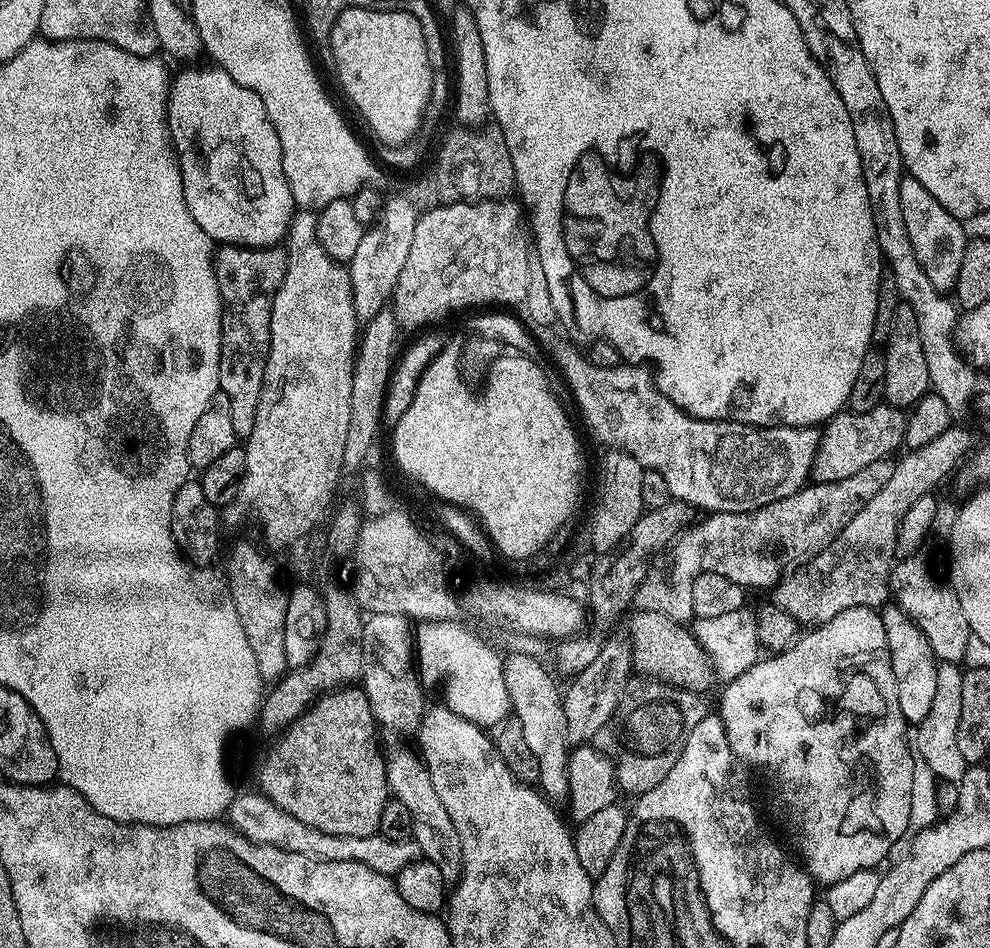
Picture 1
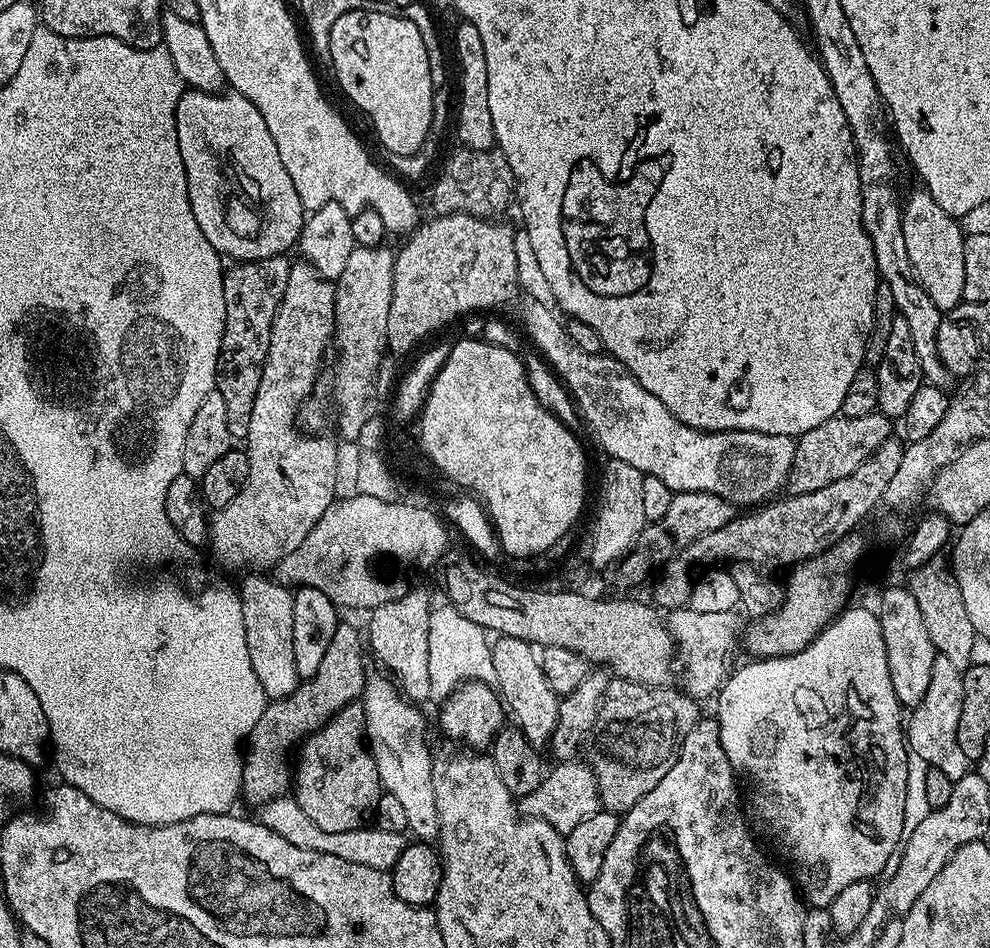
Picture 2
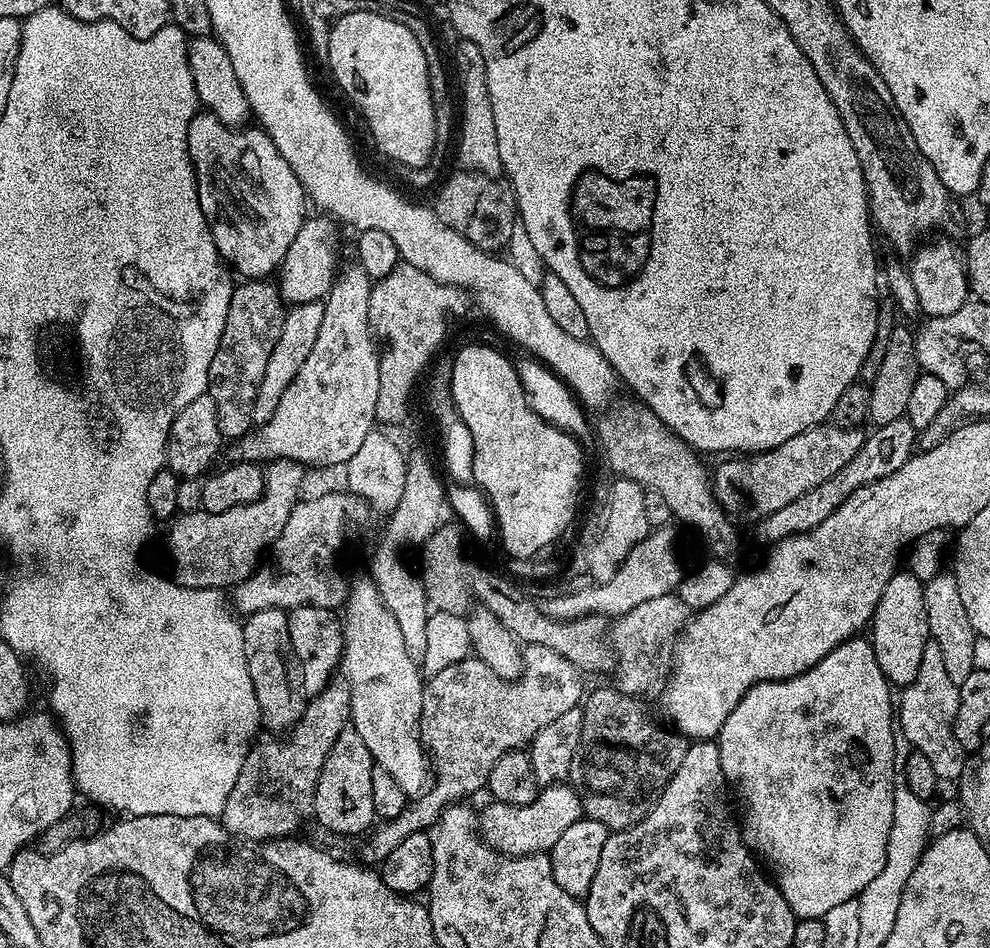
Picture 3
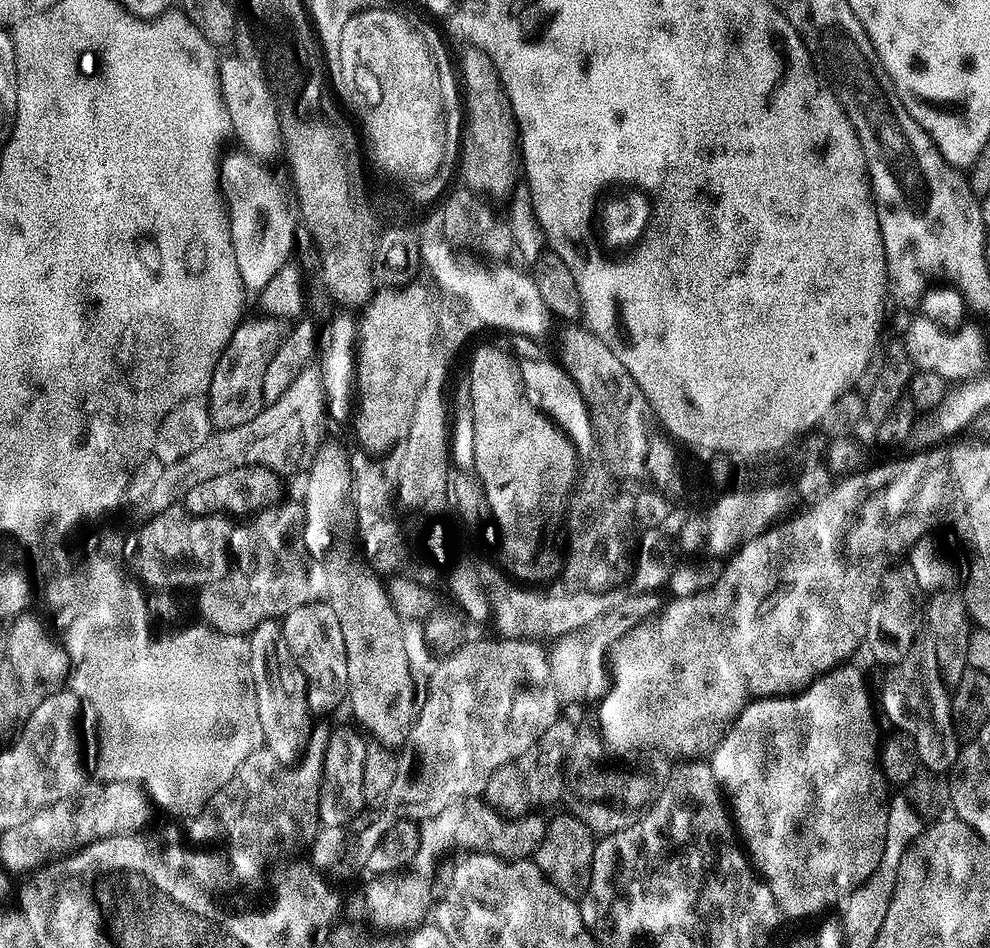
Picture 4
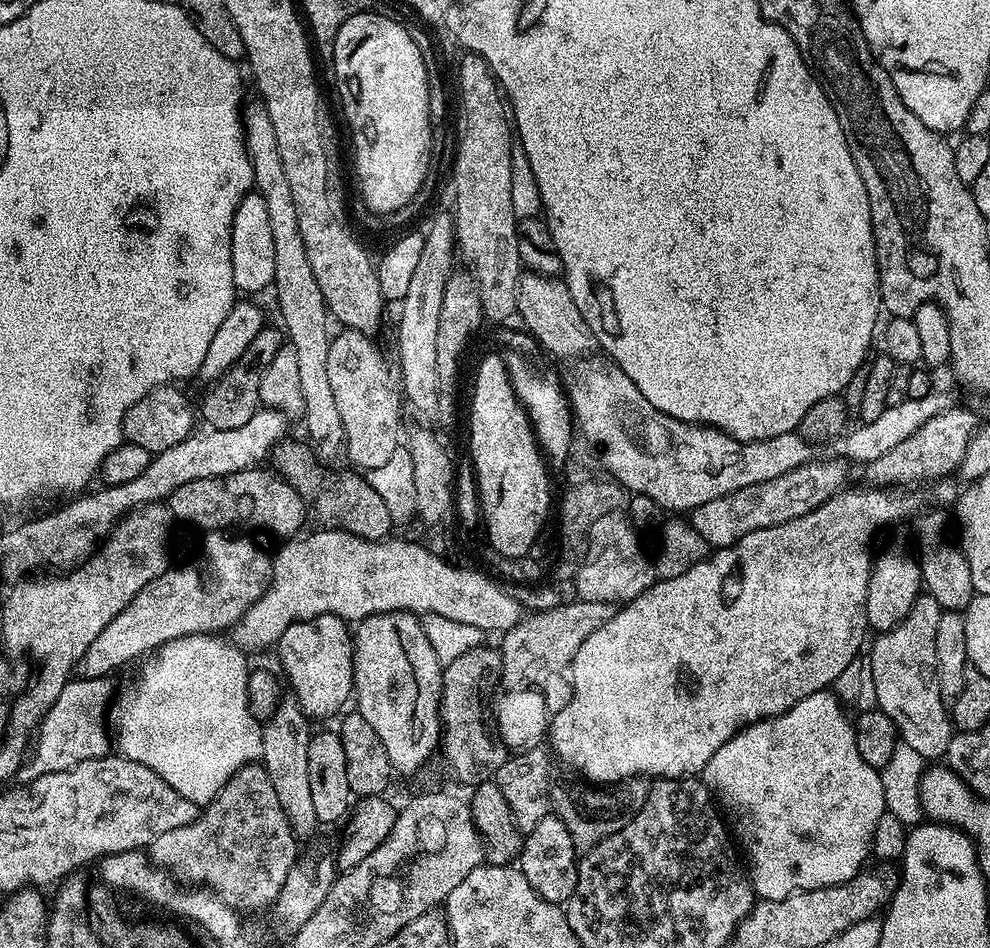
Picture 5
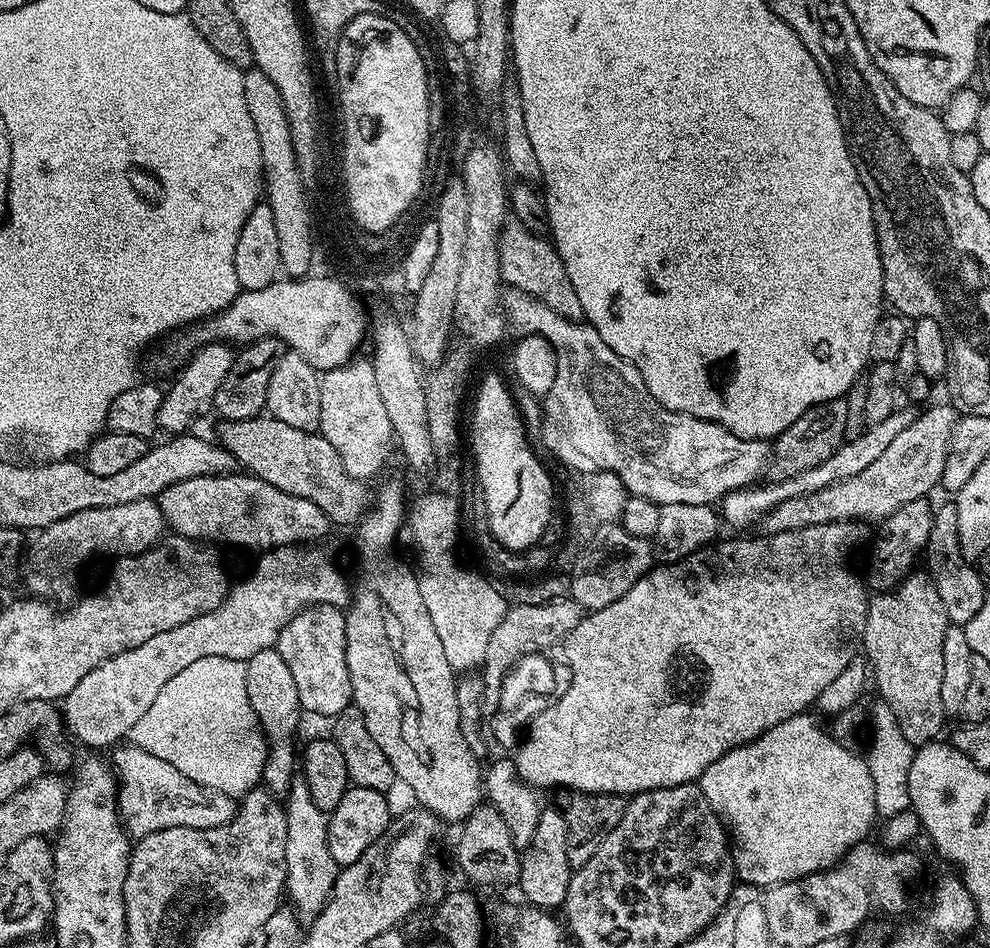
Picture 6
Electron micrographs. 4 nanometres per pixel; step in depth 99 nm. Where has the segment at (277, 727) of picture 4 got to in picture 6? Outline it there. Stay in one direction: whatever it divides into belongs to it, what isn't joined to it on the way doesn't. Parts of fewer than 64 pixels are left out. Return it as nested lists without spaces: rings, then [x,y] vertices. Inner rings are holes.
[[[296,778],[289,786],[286,799],[283,801],[286,818],[286,889],[287,899],[292,899],[291,907],[301,921],[311,922],[324,908],[324,903],[332,896],[332,888],[340,877],[340,865],[334,862],[328,845],[328,817],[318,806],[314,806],[314,798],[310,798],[310,790],[302,778]]]

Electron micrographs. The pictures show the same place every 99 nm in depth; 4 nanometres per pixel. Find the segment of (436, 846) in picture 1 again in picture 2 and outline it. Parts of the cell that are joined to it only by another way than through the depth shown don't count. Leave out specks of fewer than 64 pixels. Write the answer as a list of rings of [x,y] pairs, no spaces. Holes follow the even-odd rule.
[[[369,675],[364,685],[364,734],[371,752],[380,787],[394,794],[406,810],[408,832],[417,841],[432,842],[440,835],[438,806],[434,802],[432,781],[433,749],[428,749],[428,736],[424,733],[424,716],[415,703],[409,702],[387,675]]]

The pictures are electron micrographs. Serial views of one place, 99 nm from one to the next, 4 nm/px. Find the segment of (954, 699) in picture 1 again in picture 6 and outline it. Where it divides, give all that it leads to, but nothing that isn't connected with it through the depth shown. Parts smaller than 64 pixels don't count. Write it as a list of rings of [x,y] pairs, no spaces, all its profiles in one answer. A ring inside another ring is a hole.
[[[916,570],[904,577],[894,590],[873,595],[868,601],[866,626],[862,641],[862,652],[870,665],[870,676],[876,679],[879,699],[893,711],[894,718],[900,724],[902,734],[915,746],[933,743],[944,728],[946,717],[940,701],[942,694],[942,642],[946,639],[946,630],[950,626],[946,606],[938,598],[931,575]]]

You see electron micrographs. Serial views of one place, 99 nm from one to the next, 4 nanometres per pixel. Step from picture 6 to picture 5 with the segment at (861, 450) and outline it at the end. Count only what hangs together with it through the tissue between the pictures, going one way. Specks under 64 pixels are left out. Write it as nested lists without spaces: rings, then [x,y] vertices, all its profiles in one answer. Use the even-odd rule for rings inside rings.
[[[838,458],[827,459],[813,459],[789,473],[782,474],[781,477],[755,483],[754,486],[746,486],[742,490],[732,491],[722,498],[706,502],[692,510],[691,524],[709,545],[717,548],[728,547],[754,530],[781,525],[791,518],[801,517],[822,502],[828,501],[847,483],[845,480],[849,465]]]

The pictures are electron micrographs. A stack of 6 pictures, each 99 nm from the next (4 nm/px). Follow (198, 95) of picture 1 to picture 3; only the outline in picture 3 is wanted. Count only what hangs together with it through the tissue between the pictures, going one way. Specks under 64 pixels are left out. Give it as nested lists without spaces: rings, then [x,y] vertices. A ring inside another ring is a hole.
[[[201,111],[188,127],[188,156],[192,160],[192,167],[197,170],[225,168],[228,171],[228,181],[224,184],[228,192],[214,197],[212,204],[204,204],[204,217],[212,226],[212,237],[221,257],[237,273],[240,271],[241,277],[268,278],[279,269],[281,262],[286,258],[286,250],[290,250],[290,242],[294,242],[294,234],[298,234],[304,224],[306,193],[294,170],[290,170],[290,162],[286,162],[286,158],[278,154],[278,146],[274,146],[264,129],[259,126],[250,127],[232,127],[221,122],[210,111]]]

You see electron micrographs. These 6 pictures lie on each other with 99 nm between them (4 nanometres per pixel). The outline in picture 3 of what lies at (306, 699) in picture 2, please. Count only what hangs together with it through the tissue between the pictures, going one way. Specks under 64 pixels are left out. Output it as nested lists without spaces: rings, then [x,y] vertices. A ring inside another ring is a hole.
[[[334,678],[307,701],[304,713],[287,735],[268,738],[272,740],[257,739],[242,762],[238,782],[234,782],[230,798],[226,798],[226,806],[220,811],[218,819],[225,830],[243,840],[257,842],[283,840],[299,833],[296,831],[300,823],[312,816],[324,756],[330,754],[338,734],[349,727],[351,714],[350,686],[347,680]]]

